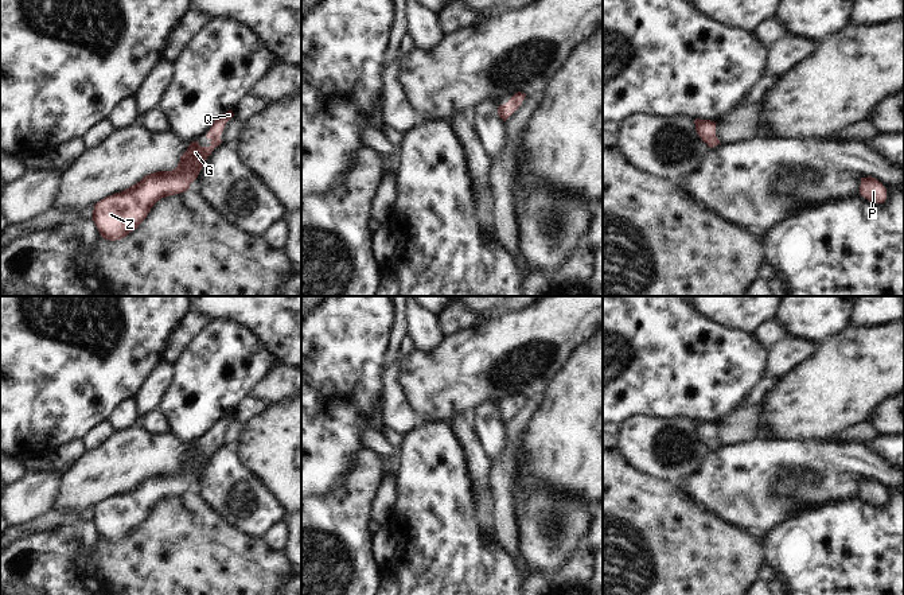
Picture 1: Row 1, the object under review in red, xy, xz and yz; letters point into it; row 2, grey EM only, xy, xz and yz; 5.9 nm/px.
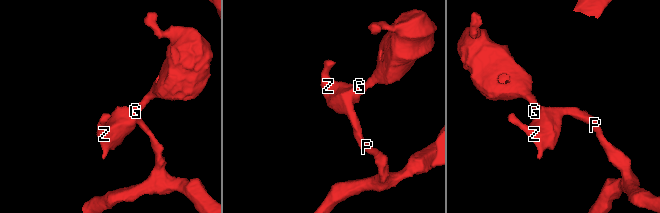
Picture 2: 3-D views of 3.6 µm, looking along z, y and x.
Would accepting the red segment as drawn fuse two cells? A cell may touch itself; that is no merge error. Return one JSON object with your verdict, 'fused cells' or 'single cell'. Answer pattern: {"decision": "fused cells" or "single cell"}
{"decision": "single cell"}

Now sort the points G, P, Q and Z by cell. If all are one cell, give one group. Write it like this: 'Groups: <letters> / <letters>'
Groups: G P Q Z

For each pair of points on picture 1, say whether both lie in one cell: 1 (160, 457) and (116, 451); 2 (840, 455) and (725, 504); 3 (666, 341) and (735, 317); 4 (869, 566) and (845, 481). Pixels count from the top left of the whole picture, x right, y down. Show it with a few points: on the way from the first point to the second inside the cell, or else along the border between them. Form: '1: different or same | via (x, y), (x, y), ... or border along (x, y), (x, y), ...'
1: same | via (149, 454), (127, 454)
2: same | via (811, 475), (793, 475), (778, 483), (754, 483)
3: different | border along (696, 310), (724, 326), (741, 329), (747, 333)
4: different | border along (858, 494), (845, 501), (822, 501), (819, 504)

